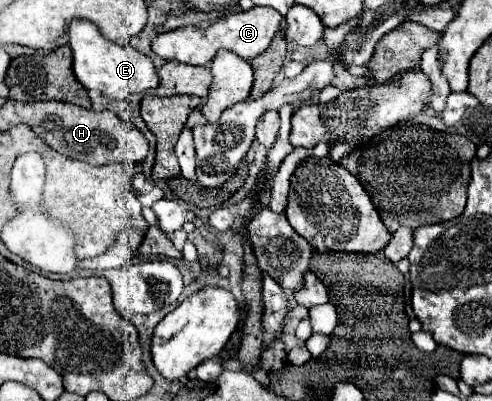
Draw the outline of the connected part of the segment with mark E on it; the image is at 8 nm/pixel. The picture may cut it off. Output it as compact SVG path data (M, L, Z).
M72 19L68 27L70 47L74 53L74 75L86 87L100 91L110 99L128 99L132 93L146 93L158 87L154 63L132 45L118 45L100 35L100 29L84 19Z

